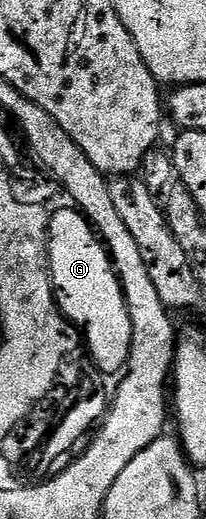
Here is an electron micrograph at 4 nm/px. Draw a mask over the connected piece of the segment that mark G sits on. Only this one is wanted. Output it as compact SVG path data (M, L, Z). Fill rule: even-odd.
M62 212L54 218L52 228L54 244L49 246L49 260L53 287L59 295L65 294L64 306L80 309L80 324L94 322L96 334L100 334L100 362L106 370L114 370L126 356L130 328L106 258L78 216Z

